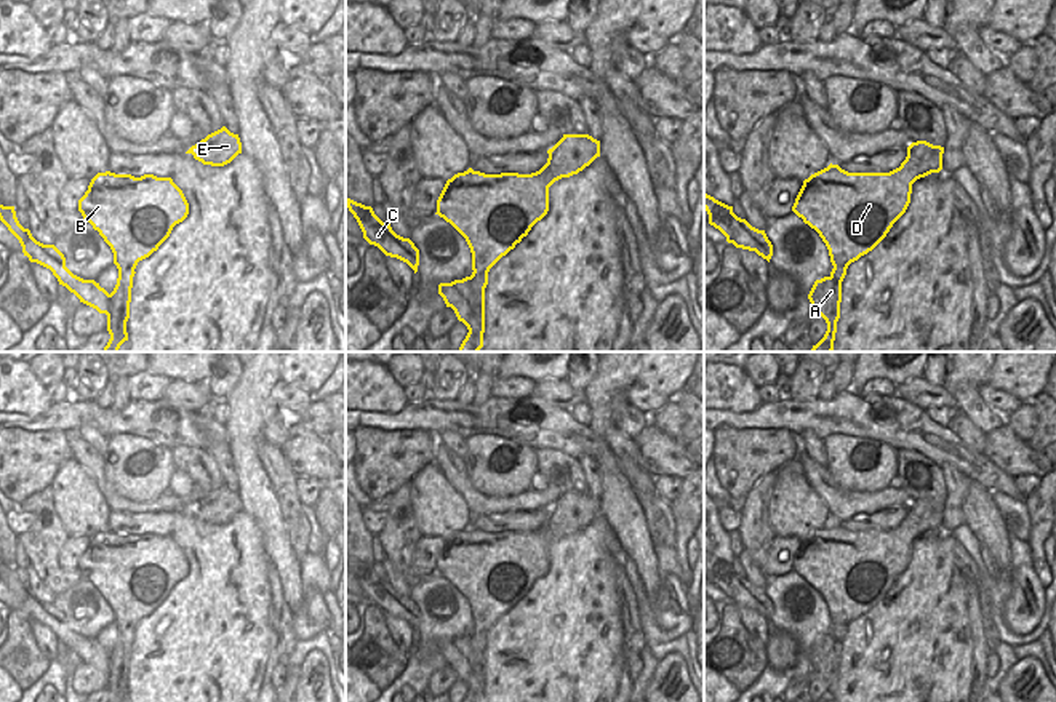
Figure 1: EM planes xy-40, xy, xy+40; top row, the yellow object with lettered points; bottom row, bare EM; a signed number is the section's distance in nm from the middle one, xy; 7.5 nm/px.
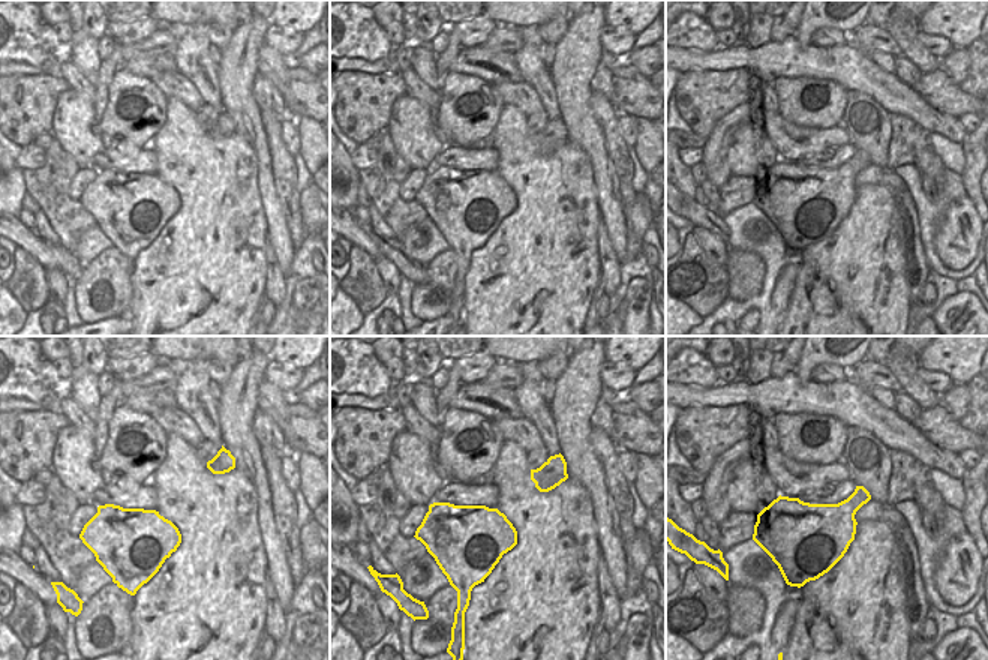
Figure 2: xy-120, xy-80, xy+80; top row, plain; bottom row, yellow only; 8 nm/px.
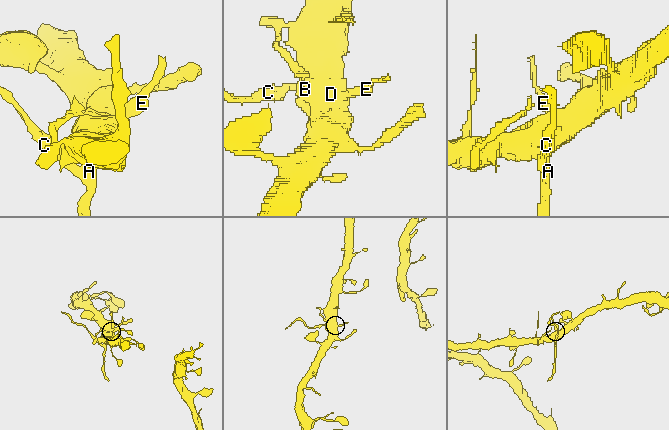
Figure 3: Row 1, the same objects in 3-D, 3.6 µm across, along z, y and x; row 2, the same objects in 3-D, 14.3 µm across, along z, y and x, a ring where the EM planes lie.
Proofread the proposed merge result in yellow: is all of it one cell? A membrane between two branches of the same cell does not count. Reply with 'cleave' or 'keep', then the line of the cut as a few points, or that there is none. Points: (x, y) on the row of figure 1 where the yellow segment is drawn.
cleave; cut in xy-40 along (133, 269), (119, 271)

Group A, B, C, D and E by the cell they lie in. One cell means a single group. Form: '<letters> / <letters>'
A C / B D E

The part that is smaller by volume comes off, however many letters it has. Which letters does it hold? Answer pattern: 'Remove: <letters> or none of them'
Remove: A, C.

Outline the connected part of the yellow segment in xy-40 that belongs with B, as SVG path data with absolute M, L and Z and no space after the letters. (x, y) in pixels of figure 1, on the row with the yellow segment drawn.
M98 173L78 211L104 238L118 270L136 269L189 214L189 203L171 177Z

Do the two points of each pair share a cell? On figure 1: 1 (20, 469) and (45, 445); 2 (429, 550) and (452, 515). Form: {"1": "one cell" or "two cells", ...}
{"1": "one cell", "2": "two cells"}

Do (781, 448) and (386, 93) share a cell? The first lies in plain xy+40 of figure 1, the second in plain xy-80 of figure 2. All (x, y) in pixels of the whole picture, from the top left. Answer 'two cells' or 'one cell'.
one cell

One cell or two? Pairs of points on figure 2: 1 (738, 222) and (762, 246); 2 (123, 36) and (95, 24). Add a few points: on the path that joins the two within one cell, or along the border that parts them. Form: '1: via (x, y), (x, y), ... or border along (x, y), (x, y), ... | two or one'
1: via (744, 228), (756, 240) | one
2: border along (108, 21), (105, 33) | two

